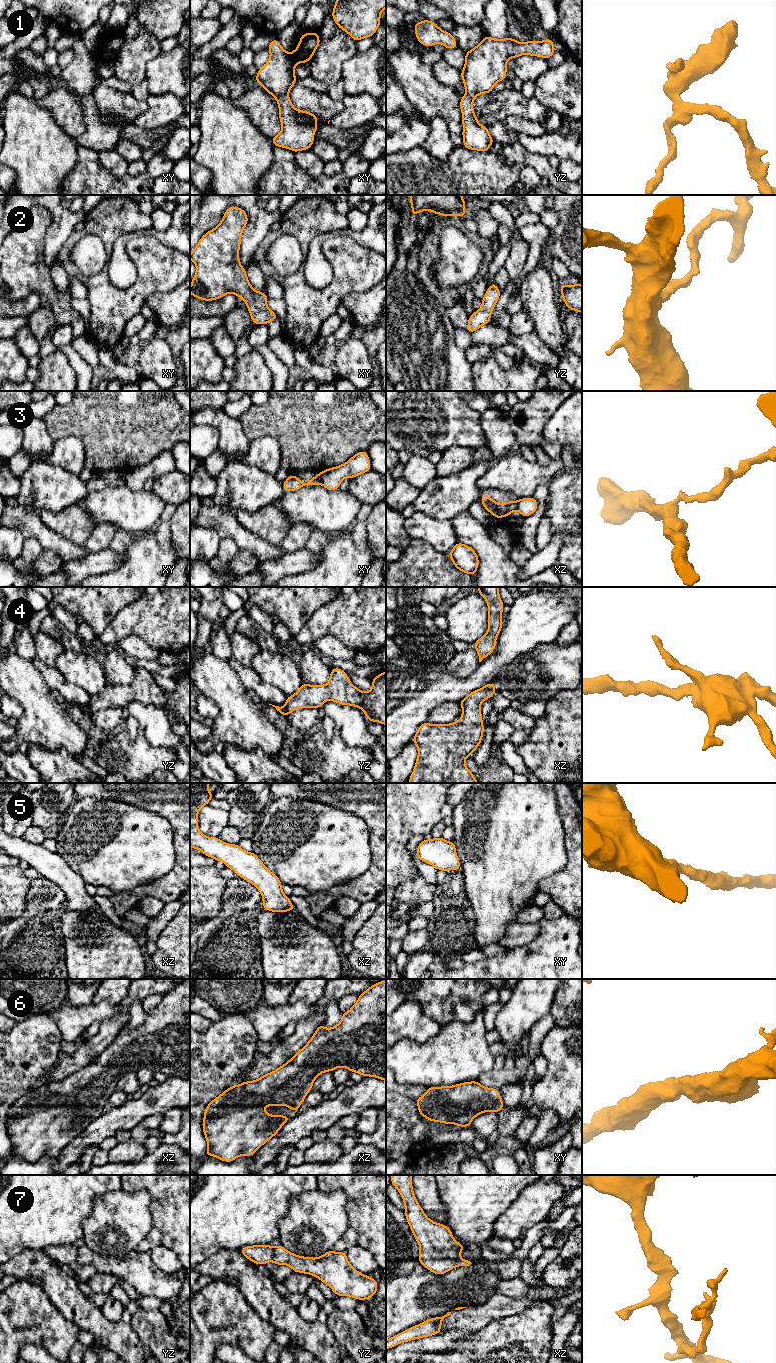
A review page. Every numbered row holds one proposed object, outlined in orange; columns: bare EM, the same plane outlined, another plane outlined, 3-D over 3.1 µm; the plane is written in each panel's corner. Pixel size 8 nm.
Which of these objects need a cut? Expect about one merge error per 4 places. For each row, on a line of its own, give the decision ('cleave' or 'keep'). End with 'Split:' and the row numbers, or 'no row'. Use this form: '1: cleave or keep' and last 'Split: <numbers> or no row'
1: keep
2: keep
3: cleave
4: keep
5: keep
6: keep
7: keep
Split: 3

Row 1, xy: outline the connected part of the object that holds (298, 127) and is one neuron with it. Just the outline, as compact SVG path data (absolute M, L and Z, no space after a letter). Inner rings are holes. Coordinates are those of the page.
M317 31L312 33L303 33L297 48L292 52L286 52L278 40L273 39L268 45L270 58L257 73L255 82L259 83L269 94L278 102L279 118L282 125L282 131L271 138L276 147L283 147L292 150L294 153L311 148L314 140L314 133L318 130L317 116L311 112L297 110L288 96L290 89L296 84L297 78L294 74L295 66L298 63L307 63L313 57L317 47L320 45L320 38Z

